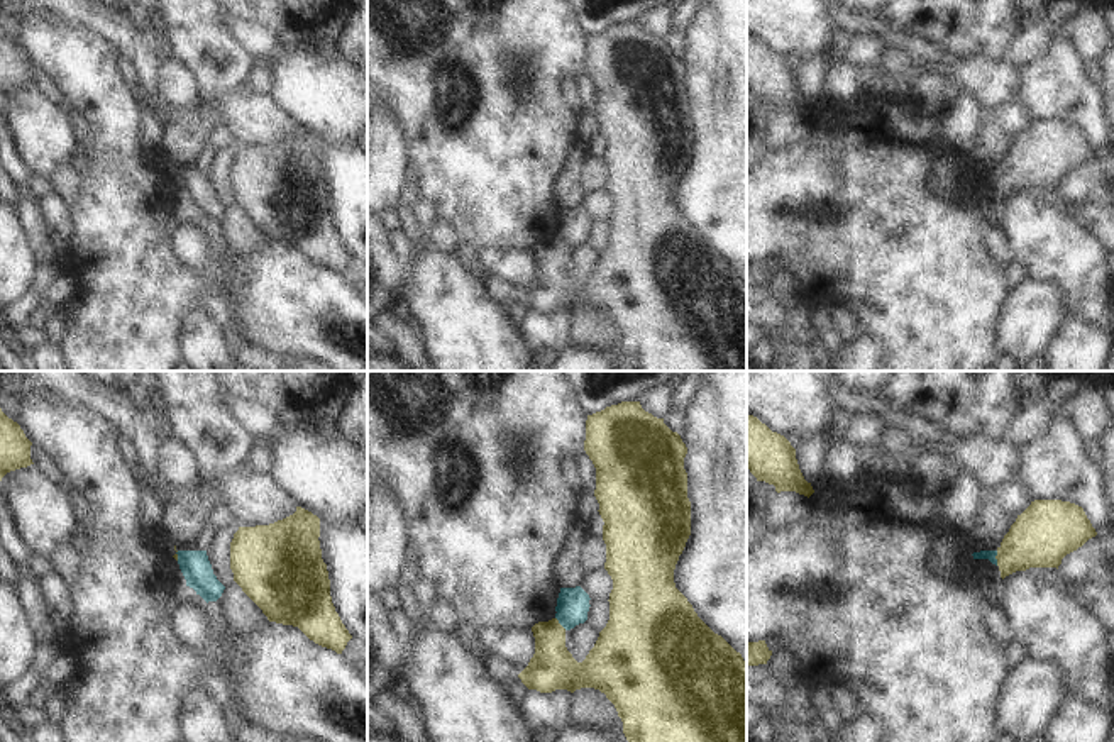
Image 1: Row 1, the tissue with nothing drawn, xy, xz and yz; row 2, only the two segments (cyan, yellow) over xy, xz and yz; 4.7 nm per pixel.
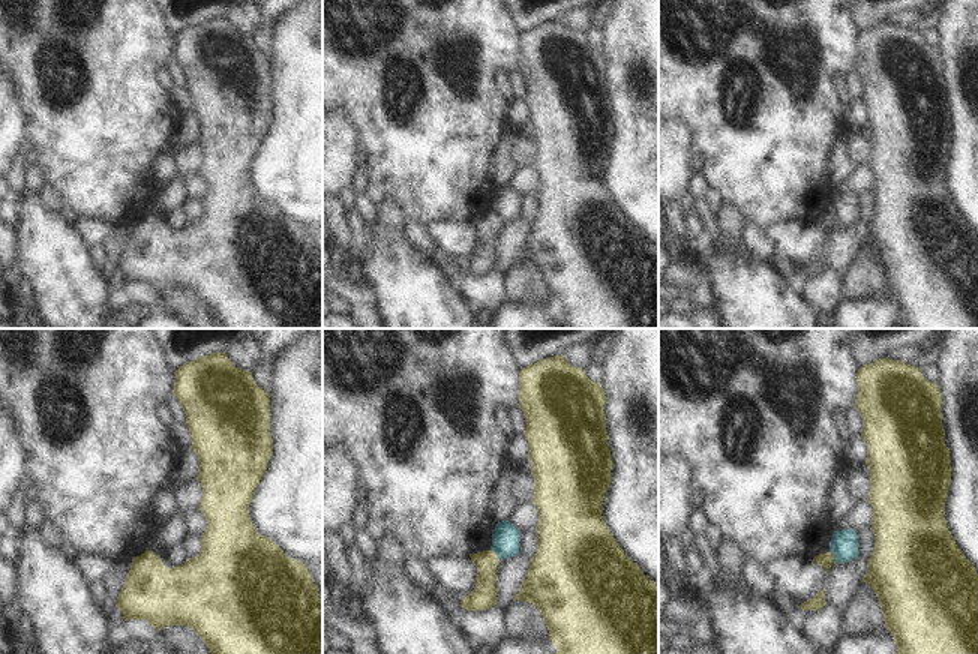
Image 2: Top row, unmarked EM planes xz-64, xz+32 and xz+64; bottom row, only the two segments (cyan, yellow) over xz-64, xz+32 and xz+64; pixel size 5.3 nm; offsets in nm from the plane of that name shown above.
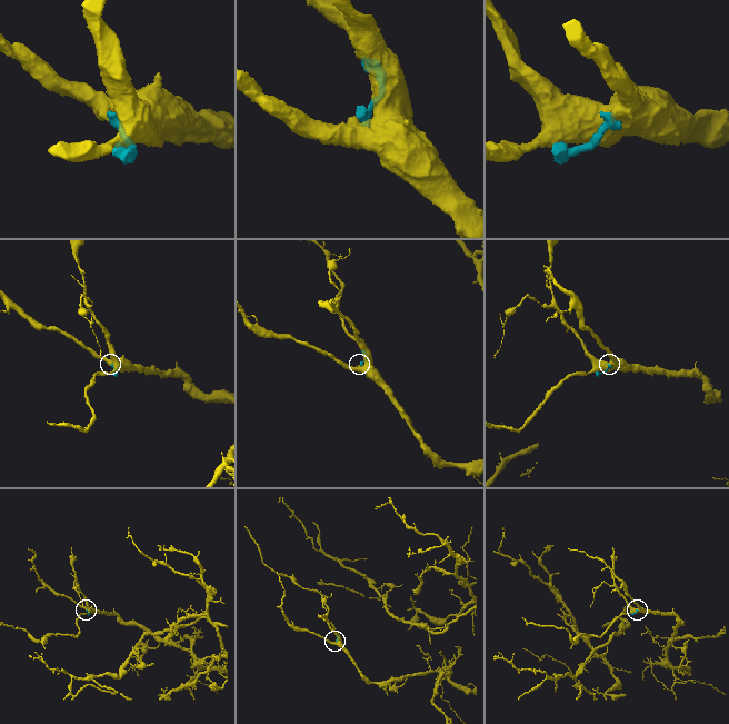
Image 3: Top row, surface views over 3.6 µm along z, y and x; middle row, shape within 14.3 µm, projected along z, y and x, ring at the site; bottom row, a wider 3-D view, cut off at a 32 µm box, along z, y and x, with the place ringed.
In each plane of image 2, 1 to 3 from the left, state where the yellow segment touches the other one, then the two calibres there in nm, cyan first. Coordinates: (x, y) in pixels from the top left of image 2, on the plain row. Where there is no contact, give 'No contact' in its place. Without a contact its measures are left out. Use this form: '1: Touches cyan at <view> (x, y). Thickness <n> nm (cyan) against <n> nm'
1: No contact
2: Touches cyan at xz+32 (497, 218). Thickness 140 nm (cyan) against 140 nm
3: Touches cyan at xz+64 (834, 221). Thickness 150 nm (cyan) against 80 nm.

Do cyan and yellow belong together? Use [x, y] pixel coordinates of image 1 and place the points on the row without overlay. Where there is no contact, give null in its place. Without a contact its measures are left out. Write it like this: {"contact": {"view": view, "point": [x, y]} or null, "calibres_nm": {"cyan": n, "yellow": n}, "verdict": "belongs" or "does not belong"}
{"contact": {"view": "yz", "point": [994, 178]}, "calibres_nm": {"cyan": 50, "yellow": 300}, "verdict": "does not belong"}

